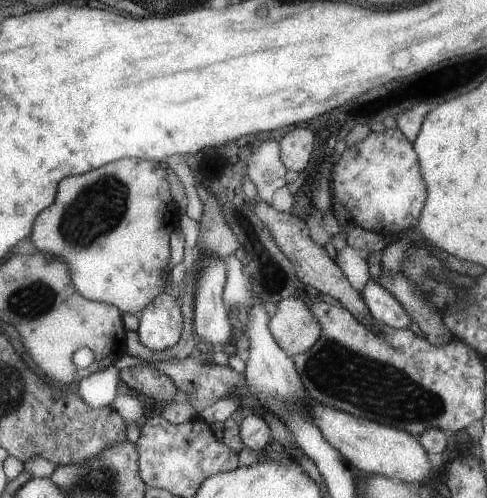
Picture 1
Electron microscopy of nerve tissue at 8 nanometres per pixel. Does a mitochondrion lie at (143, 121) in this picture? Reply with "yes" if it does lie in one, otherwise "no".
no

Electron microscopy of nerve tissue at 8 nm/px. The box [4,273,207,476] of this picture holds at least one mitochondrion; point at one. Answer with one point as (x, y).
(32, 301)

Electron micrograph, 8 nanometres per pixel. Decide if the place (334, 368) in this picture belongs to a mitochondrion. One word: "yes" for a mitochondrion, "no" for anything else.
yes

